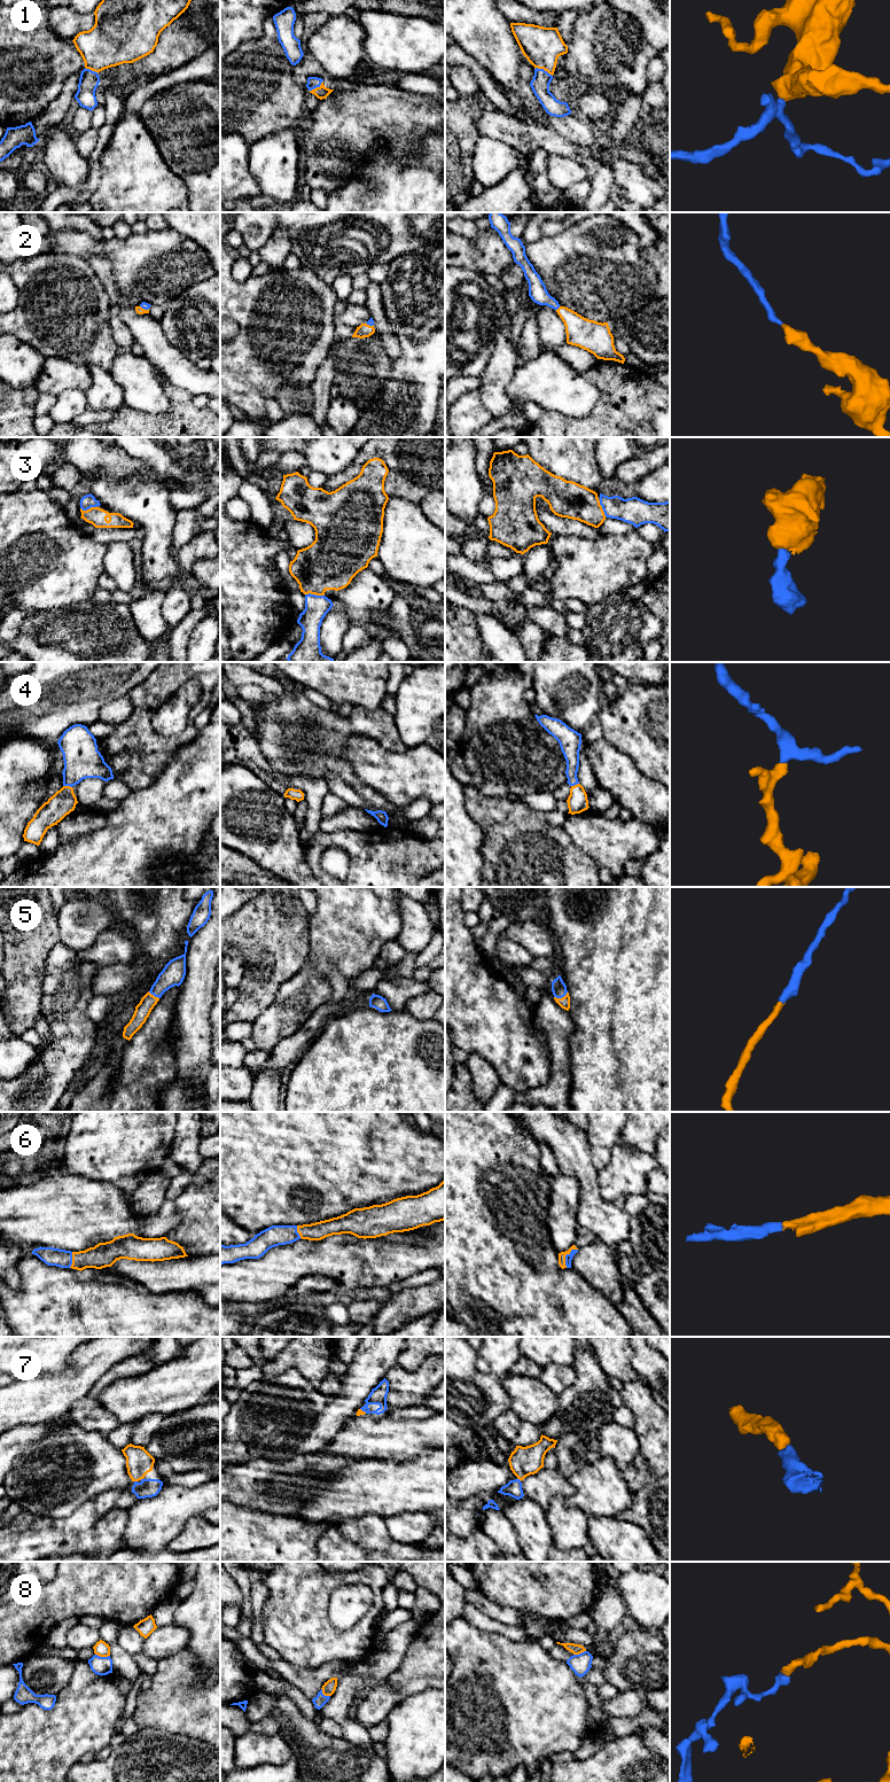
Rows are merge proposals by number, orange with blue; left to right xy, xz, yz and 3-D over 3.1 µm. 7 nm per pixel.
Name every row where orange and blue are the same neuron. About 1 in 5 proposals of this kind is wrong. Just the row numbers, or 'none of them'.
1, 2, 3, 4, 5, 6, 7

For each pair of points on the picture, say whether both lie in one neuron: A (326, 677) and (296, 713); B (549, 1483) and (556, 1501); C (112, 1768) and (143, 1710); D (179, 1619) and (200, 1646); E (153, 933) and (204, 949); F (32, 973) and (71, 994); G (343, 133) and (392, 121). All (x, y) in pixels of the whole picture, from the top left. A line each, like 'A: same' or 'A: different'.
A: different
B: different
C: different
D: same
E: different
F: different
G: same

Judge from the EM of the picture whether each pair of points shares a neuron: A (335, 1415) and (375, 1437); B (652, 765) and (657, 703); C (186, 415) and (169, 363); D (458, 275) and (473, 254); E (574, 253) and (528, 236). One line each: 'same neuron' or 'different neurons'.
A: different neurons
B: same neuron
C: different neurons
D: different neurons
E: different neurons

